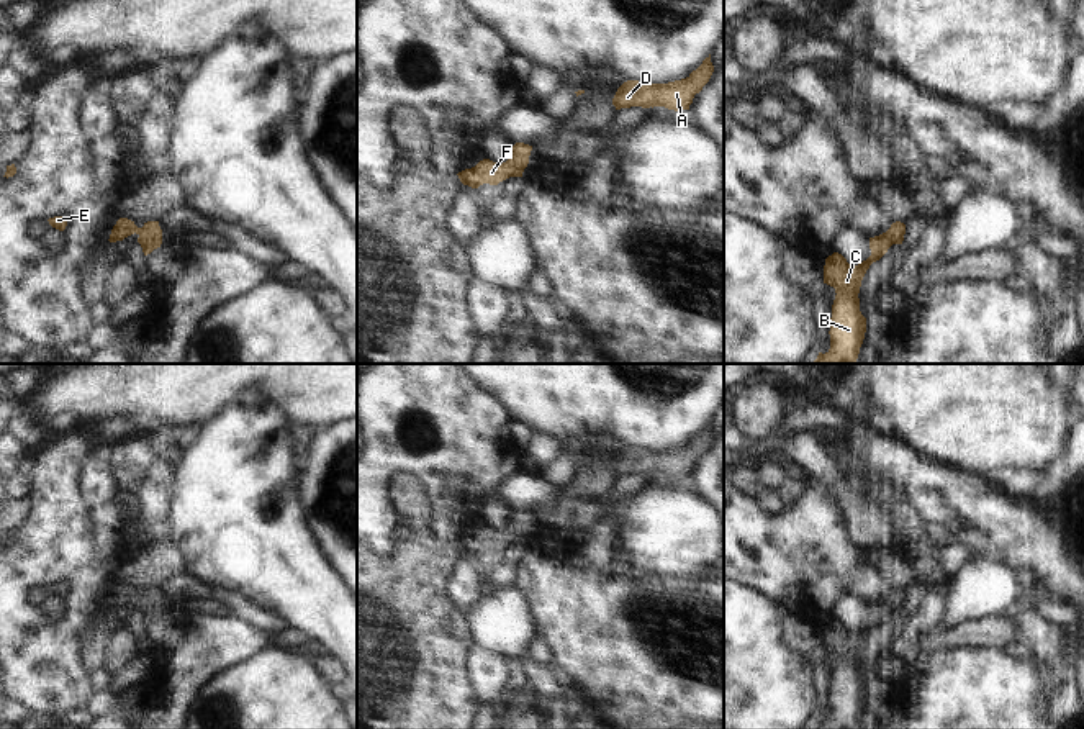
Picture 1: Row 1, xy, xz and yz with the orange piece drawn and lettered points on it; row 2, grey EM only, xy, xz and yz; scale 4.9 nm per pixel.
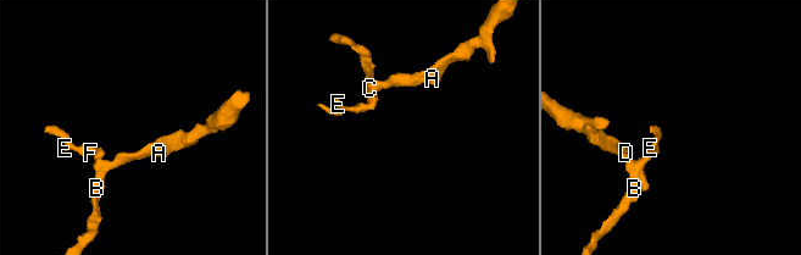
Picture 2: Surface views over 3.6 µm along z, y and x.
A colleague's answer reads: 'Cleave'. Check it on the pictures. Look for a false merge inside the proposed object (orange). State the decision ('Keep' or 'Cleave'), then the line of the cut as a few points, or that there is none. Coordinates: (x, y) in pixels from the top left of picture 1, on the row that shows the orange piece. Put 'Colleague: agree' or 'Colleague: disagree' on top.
Colleague: disagree
Keep. No split

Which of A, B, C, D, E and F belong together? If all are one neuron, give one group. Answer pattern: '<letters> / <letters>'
A B C D E F

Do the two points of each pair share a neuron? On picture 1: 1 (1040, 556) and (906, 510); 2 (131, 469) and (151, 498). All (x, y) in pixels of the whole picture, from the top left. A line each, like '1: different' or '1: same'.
1: different
2: different

